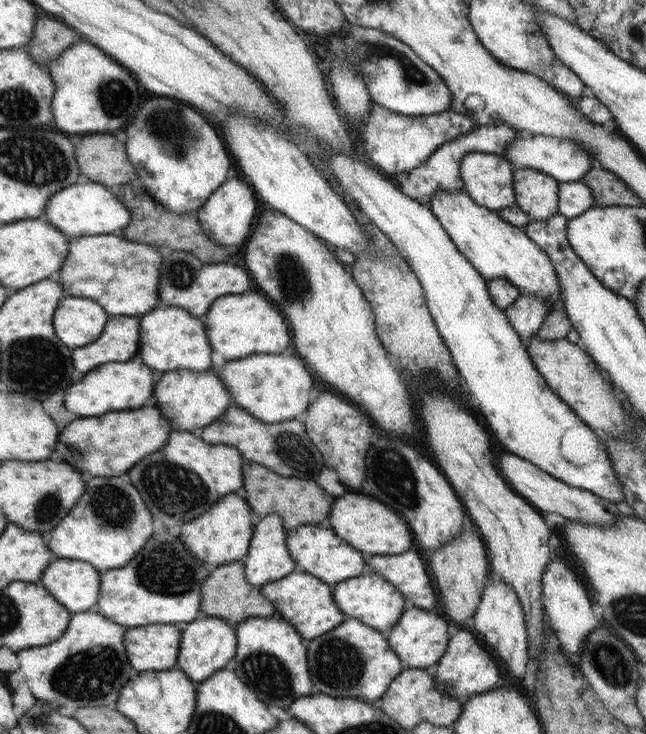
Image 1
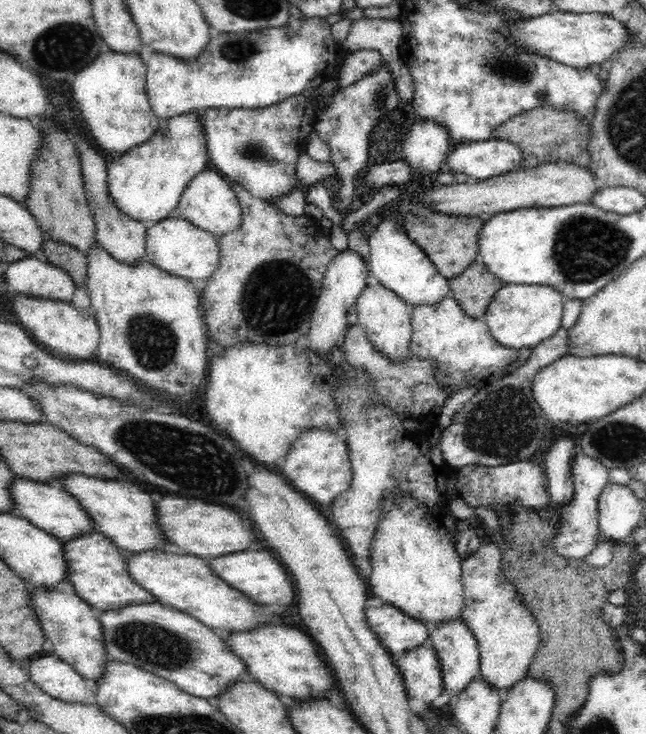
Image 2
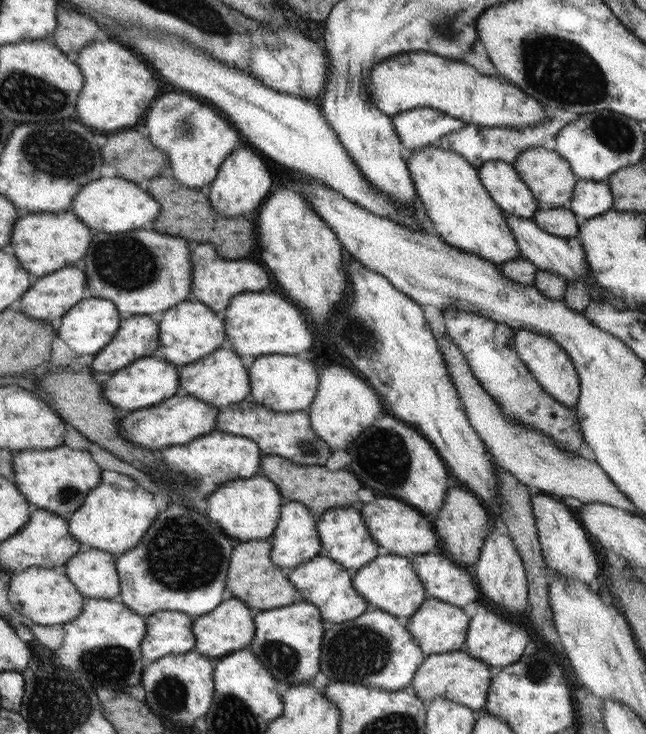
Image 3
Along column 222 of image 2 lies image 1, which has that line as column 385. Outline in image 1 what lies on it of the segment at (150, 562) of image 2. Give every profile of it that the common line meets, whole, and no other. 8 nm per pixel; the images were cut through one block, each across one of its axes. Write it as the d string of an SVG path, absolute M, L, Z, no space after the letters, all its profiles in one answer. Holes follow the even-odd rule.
M376 573L368 576L361 575L336 584L333 586L333 597L346 618L361 620L362 624L370 625L370 628L376 628L384 633L396 626L398 619L408 607L402 593Z

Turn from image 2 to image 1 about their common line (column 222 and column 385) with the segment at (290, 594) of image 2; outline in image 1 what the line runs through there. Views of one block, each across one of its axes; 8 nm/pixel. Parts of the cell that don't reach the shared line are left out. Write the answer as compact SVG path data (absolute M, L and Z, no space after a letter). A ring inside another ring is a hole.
M410 550L398 555L373 555L366 562L372 566L374 573L402 593L408 607L430 611L438 604L430 574L426 572L426 566L418 552Z

